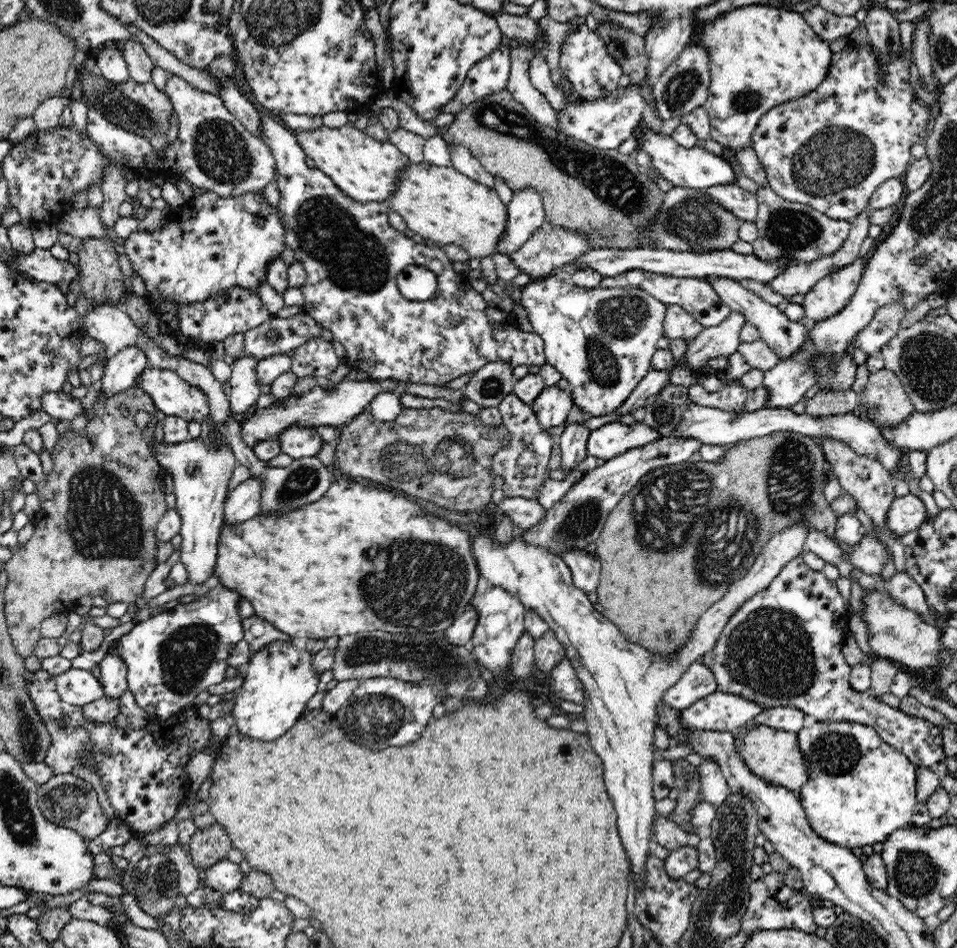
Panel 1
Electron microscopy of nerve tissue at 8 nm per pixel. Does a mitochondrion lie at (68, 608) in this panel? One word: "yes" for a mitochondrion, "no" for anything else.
no

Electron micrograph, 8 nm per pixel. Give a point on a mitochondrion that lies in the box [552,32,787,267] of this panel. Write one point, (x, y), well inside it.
(692, 220)

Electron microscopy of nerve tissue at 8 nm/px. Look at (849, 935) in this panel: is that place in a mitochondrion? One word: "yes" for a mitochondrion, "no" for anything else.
yes

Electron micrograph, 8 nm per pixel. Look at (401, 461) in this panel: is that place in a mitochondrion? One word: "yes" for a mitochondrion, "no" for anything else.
yes

